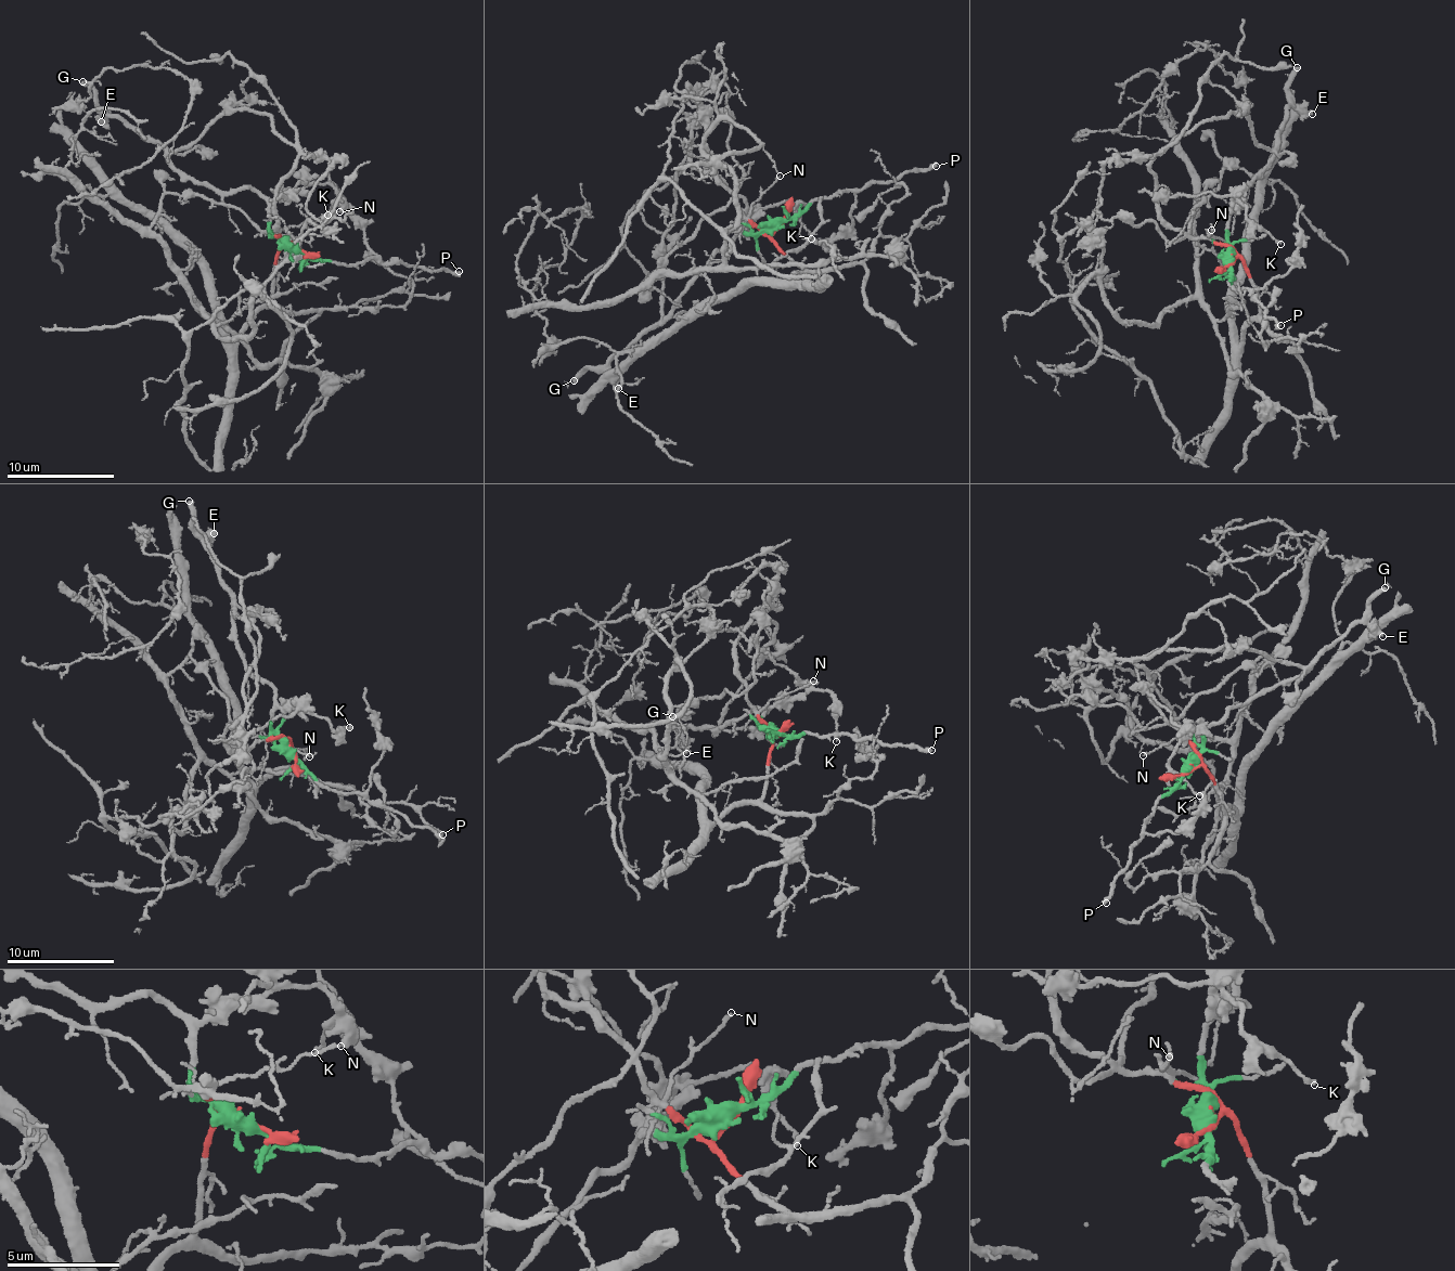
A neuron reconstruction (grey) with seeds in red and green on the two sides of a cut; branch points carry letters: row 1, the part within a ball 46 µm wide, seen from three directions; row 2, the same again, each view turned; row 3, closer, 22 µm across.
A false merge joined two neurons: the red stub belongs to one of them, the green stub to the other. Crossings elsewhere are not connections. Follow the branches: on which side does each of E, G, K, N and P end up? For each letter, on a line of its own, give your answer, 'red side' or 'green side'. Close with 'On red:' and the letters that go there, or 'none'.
E: green side
G: green side
K: green side
N: red side
P: green side
On red: N

